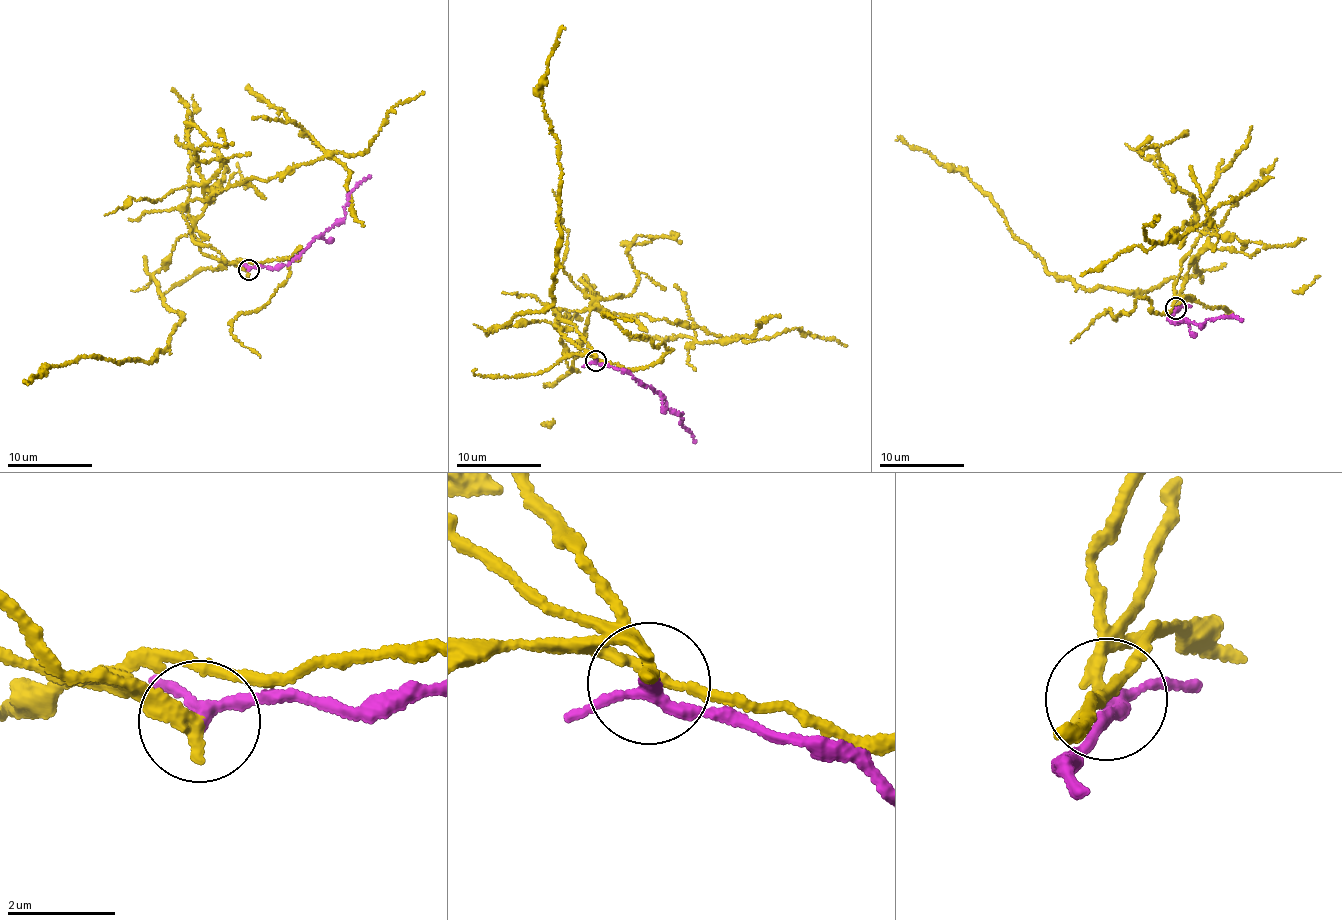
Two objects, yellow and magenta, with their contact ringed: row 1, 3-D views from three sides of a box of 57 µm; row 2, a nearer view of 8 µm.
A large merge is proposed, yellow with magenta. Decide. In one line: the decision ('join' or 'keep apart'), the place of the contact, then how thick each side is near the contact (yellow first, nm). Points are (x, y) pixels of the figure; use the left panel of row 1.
keep apart; place (248, 270); calibres 320 and 200 nm

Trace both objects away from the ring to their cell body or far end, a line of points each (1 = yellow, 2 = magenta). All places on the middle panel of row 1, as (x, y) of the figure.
1: (596, 360), (551, 324), (502, 326), (552, 304), (561, 182), (543, 76), (565, 28)
2: (596, 360), (623, 370), (635, 382), (665, 398), (667, 408), (682, 413), (683, 427), (696, 442)

